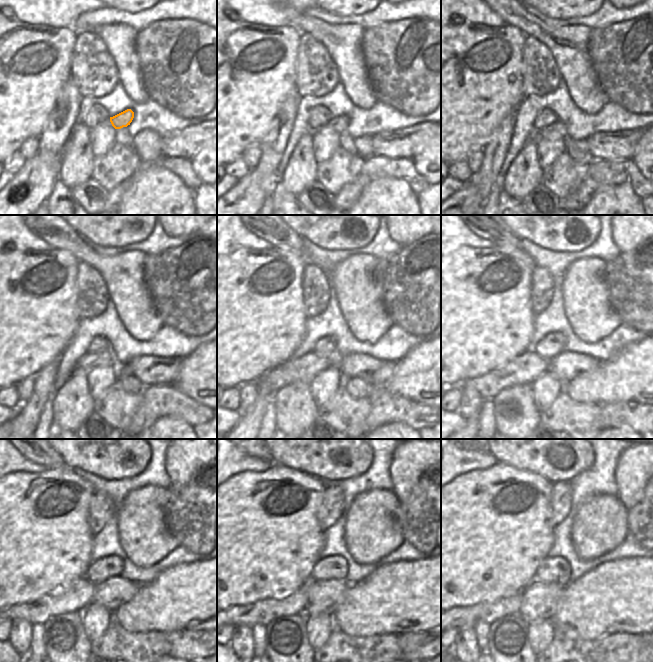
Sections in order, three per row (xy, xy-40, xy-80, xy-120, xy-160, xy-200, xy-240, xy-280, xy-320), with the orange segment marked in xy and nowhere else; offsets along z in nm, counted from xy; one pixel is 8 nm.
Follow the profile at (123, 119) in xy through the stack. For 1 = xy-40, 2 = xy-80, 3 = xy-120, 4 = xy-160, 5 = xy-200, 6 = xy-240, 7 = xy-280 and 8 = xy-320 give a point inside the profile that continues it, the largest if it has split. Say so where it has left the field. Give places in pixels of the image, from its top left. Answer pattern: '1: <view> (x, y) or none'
1: xy-40 (339, 124)
2: xy-80 (557, 130)
3: xy-120 (88, 362)
4: xy-160 (303, 370)
5: xy-200 (526, 368)
6: xy-240 (76, 596)
7: xy-280 (263, 612)
8: xy-320 (461, 617)

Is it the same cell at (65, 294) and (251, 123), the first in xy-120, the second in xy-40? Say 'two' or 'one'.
one

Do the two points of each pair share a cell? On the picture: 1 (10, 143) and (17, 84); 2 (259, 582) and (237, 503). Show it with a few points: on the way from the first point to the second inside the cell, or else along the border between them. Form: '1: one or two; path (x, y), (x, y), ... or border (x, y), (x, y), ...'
1: one; path (10, 128), (10, 99)
2: one; path (259, 562), (259, 539), (256, 536), (253, 523)

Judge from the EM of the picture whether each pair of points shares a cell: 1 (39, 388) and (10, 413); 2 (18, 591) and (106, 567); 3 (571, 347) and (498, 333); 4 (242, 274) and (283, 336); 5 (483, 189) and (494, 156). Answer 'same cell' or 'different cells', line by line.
1: different cells
2: different cells
3: different cells
4: same cell
5: same cell

